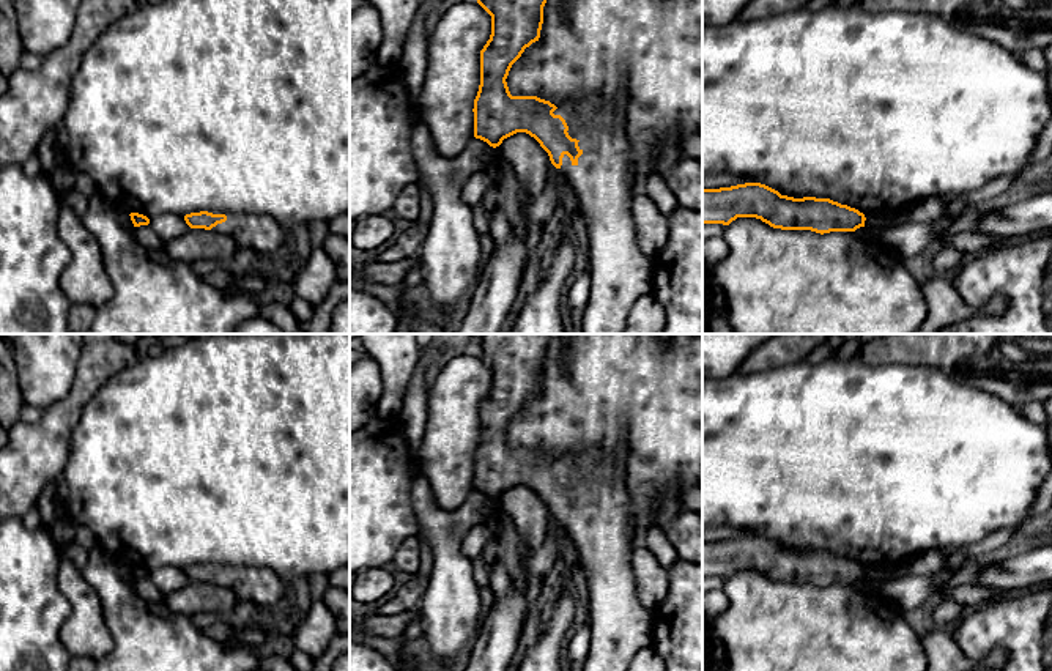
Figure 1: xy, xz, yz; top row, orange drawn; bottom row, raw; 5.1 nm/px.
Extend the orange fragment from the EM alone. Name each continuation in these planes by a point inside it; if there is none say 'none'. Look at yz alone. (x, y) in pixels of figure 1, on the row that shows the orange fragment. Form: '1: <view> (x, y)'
none

